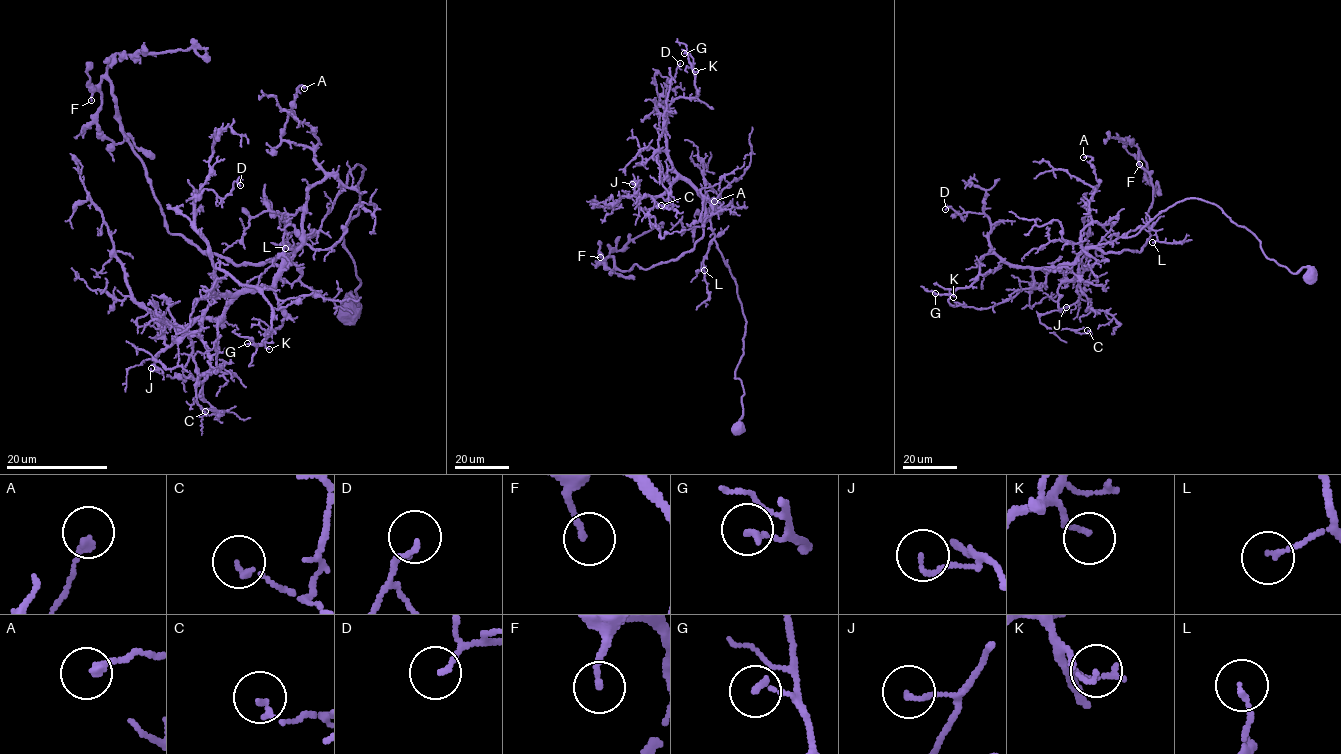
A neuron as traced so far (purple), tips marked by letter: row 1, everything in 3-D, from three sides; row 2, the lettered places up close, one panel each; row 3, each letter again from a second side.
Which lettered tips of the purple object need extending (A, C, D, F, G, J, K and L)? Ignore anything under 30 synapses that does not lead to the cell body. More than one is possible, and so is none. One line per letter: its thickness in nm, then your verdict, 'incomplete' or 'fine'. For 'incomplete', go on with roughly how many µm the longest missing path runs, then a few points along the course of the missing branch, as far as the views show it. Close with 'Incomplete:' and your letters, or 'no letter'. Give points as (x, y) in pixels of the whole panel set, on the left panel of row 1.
A: calibre 200 nm; fine
C: calibre 120 nm; fine
D: calibre 130 nm; fine
F: calibre 160 nm; fine
G: calibre 150 nm; fine
J: calibre 130 nm; fine
K: calibre 120 nm; fine
L: calibre 130 nm; fine
Incomplete: no letter

